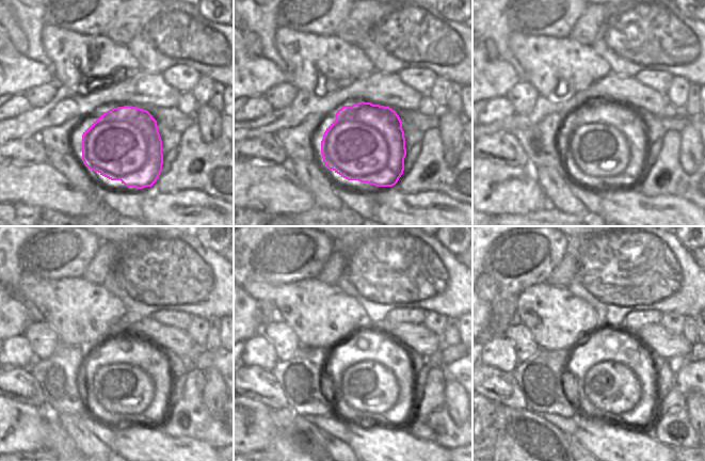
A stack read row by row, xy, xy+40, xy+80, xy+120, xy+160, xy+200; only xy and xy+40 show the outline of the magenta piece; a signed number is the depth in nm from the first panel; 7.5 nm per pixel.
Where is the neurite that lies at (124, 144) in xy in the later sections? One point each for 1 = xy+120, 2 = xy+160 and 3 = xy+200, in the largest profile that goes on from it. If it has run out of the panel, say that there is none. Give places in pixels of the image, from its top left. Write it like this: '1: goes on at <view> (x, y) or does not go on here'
1: goes on at xy+120 (131, 377)
2: goes on at xy+160 (373, 374)
3: goes on at xy+200 (614, 369)

